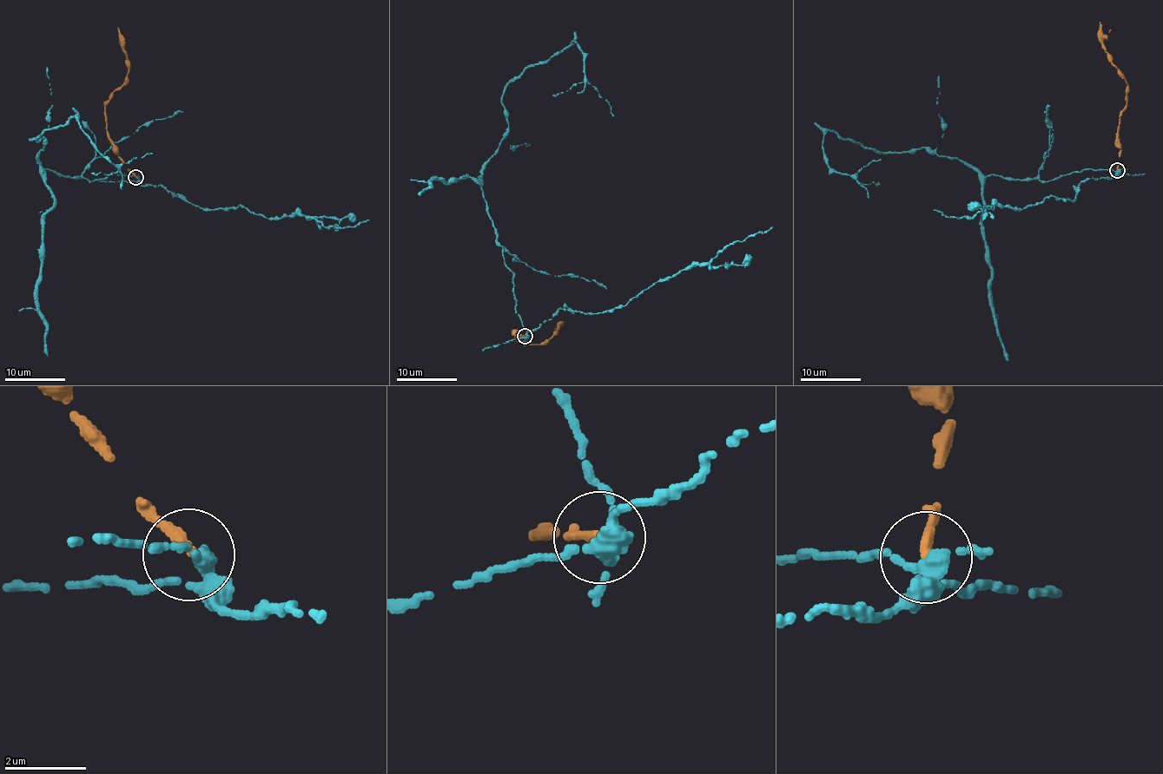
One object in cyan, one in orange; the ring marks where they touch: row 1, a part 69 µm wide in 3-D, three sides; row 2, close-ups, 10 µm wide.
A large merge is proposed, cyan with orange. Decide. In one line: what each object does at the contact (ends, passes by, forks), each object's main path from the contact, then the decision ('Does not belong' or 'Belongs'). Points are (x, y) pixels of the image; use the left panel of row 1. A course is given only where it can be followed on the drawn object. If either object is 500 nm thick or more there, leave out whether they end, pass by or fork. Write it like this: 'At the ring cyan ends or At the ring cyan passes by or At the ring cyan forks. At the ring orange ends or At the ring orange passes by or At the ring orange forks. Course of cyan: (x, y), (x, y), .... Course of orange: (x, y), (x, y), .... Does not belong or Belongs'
At the ring cyan forks. At the ring orange ends. Course of cyan: (136, 177), (115, 172), (89, 181), (41, 169), (44, 137), (29, 140), (71, 116), (116, 164), (152, 153). Course of orange: (135, 177), (109, 137), (104, 110), (104, 102), (122, 84), (128, 72), (118, 28). Does not belong

